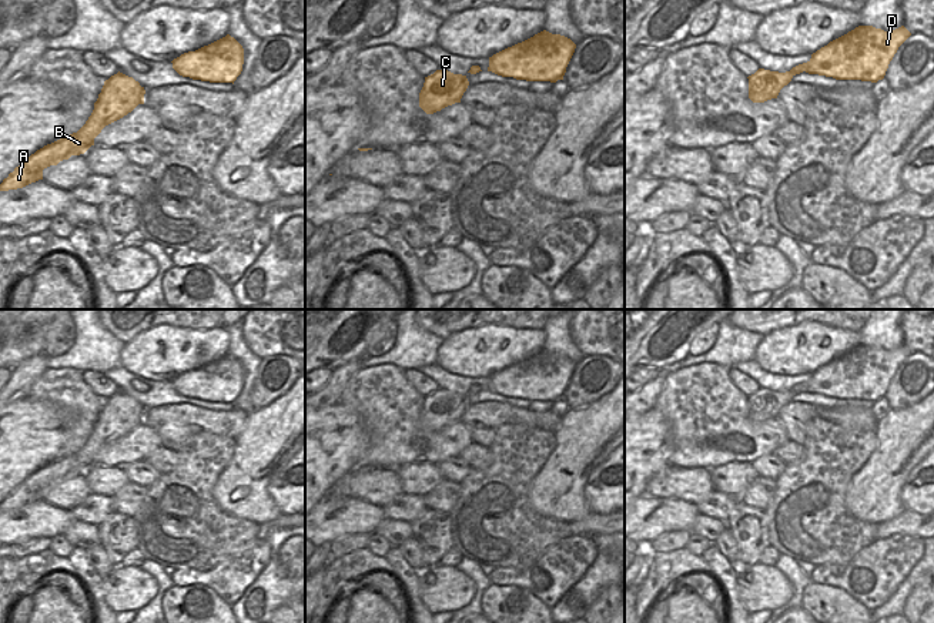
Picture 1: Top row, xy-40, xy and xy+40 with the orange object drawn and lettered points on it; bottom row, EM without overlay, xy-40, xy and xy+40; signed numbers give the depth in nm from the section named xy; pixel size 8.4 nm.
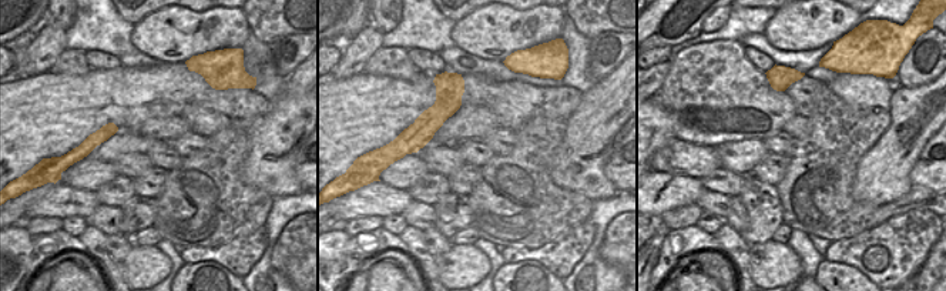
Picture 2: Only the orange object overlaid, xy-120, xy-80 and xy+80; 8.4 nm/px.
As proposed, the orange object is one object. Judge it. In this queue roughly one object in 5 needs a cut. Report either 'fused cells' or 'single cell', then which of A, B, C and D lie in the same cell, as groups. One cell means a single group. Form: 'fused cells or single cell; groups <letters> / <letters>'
single cell; groups A B C D

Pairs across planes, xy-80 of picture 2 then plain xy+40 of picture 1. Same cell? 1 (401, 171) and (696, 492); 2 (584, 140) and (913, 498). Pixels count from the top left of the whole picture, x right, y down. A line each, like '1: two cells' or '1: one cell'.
1: one cell
2: two cells

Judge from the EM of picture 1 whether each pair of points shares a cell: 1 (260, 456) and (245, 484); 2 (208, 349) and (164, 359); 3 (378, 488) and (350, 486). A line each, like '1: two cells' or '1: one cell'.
1: one cell
2: one cell
3: one cell

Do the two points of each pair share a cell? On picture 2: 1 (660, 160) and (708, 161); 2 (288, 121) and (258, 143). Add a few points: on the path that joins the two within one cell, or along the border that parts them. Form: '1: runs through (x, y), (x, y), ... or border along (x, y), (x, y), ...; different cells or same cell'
1: runs through (671, 161), (697, 161); same cell
2: runs through (281, 129), (265, 143); same cell

